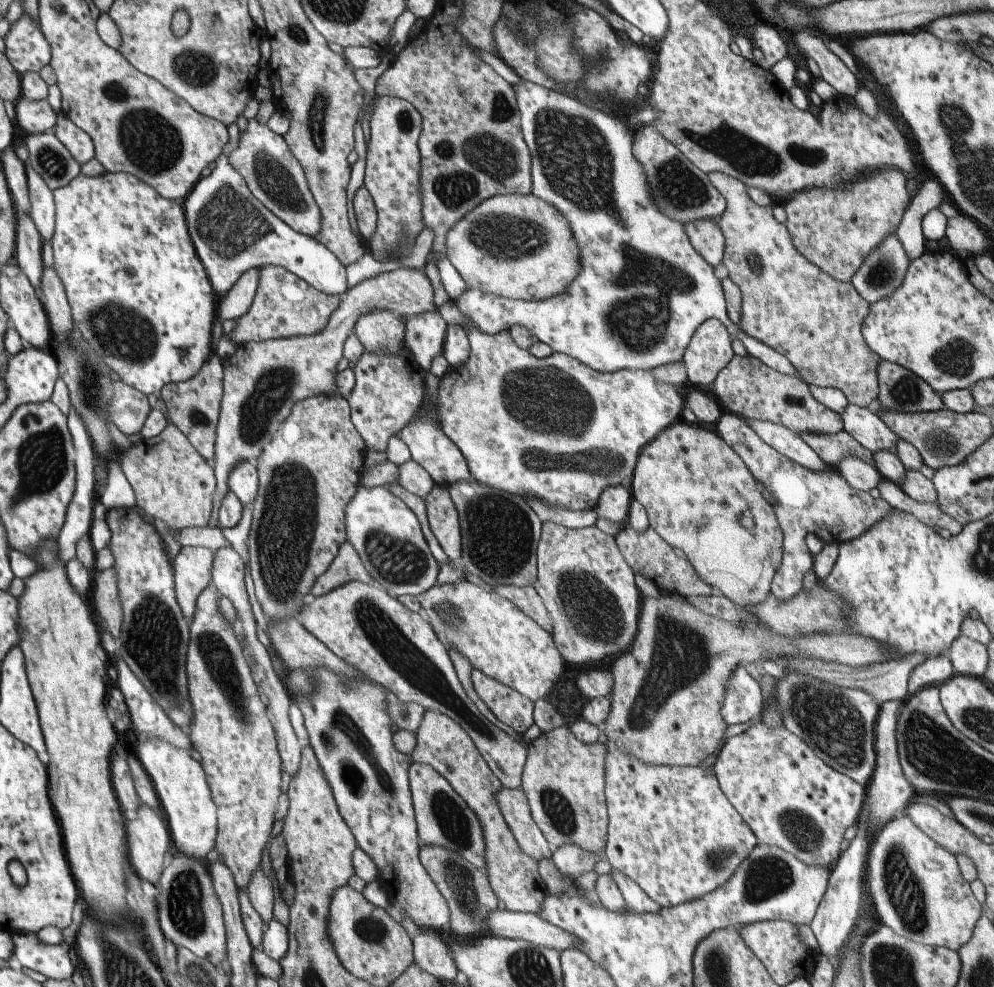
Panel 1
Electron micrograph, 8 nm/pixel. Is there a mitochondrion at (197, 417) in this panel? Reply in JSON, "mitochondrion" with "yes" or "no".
{"mitochondrion":"yes"}

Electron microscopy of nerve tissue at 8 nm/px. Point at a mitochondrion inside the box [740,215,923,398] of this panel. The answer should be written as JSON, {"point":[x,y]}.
{"point":[883,271]}

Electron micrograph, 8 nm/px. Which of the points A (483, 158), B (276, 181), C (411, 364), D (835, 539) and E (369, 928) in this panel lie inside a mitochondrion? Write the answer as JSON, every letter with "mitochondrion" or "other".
{"A":"mitochondrion","B":"mitochondrion","C":"other","D":"other","E":"mitochondrion"}

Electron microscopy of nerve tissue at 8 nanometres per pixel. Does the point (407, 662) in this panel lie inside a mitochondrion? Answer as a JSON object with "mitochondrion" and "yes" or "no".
{"mitochondrion":"yes"}

